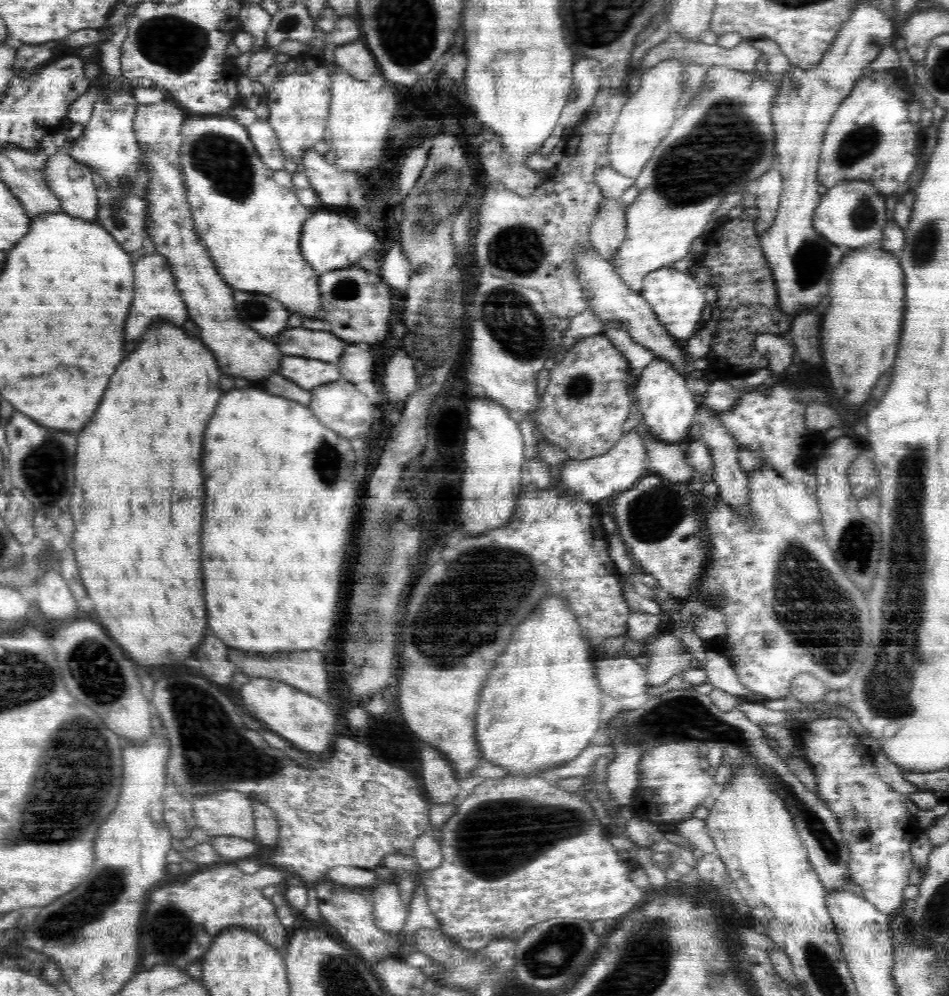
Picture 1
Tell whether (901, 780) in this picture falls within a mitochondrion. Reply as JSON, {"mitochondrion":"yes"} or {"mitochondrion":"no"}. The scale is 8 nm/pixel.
{"mitochondrion":"no"}

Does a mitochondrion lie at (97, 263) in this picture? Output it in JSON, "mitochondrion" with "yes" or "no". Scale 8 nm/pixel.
{"mitochondrion":"no"}

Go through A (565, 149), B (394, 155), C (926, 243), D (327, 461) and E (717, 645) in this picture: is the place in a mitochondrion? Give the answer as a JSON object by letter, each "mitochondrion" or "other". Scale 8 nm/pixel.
{"A":"other","B":"other","C":"mitochondrion","D":"mitochondrion","E":"other"}

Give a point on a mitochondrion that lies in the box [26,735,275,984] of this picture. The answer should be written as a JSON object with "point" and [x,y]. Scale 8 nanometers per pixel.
{"point":[65,924]}

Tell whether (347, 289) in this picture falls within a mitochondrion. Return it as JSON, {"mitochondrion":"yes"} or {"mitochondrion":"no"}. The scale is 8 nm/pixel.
{"mitochondrion":"yes"}

